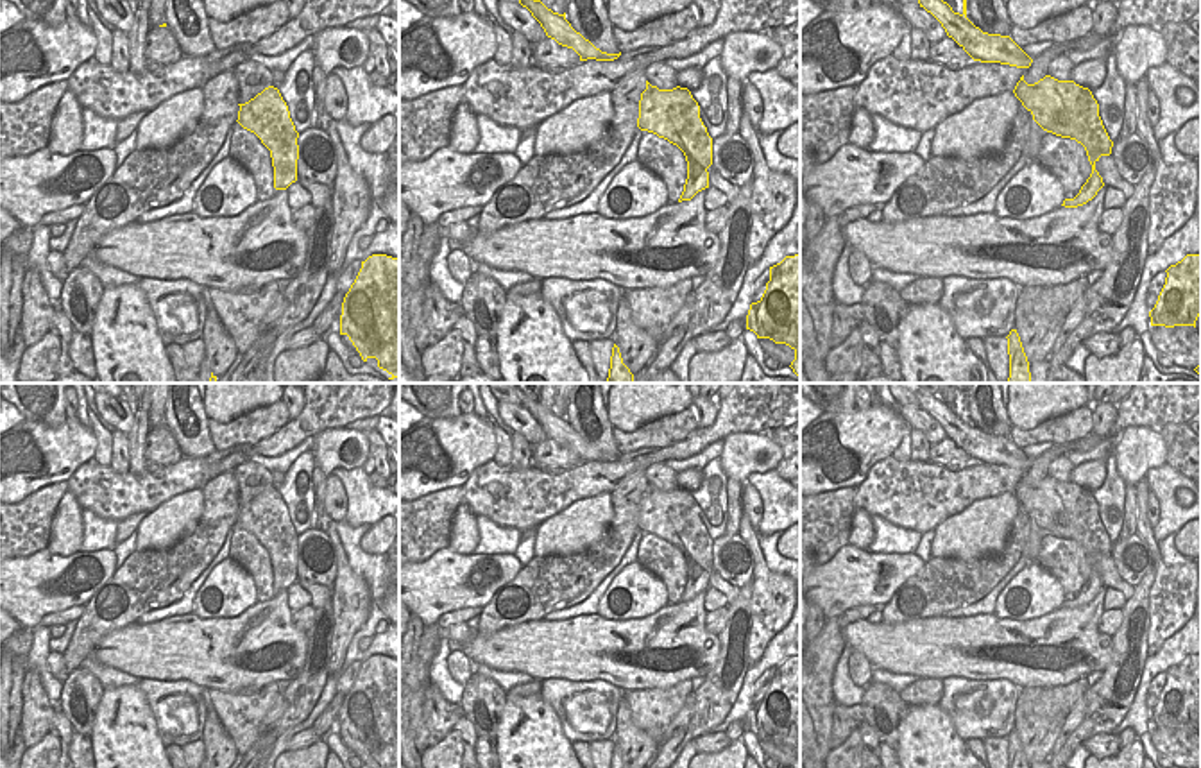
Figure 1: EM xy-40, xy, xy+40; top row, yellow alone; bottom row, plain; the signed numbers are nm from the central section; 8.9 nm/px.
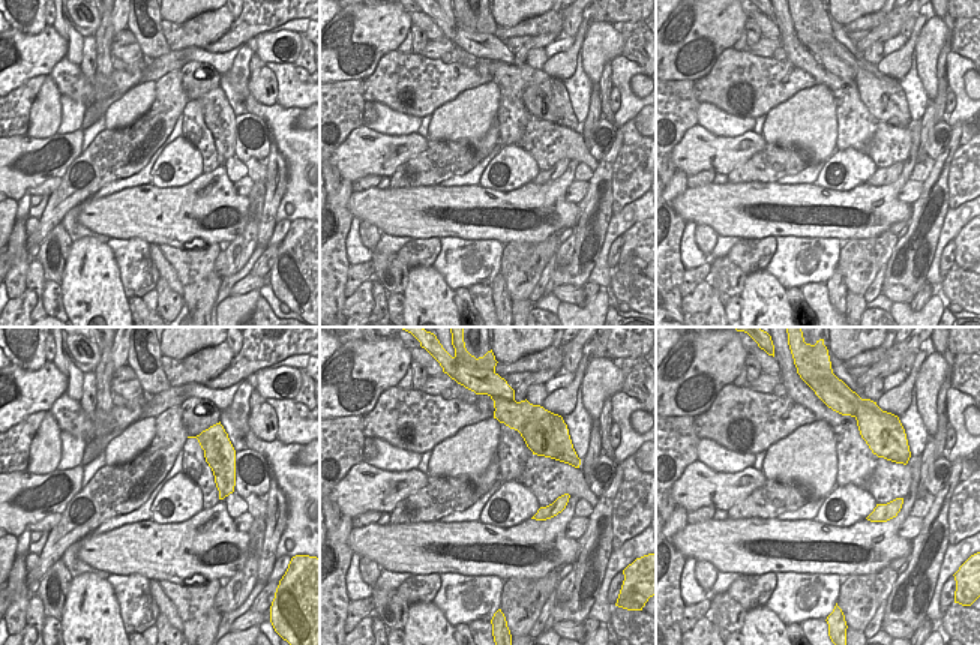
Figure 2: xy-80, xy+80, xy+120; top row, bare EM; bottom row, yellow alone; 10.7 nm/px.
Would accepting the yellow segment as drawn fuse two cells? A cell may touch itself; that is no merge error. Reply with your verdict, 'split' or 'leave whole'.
split

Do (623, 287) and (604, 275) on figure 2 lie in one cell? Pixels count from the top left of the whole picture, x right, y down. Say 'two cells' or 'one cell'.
two cells

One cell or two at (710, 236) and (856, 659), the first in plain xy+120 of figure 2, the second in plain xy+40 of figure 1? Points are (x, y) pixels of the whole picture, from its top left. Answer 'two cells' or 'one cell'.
one cell

